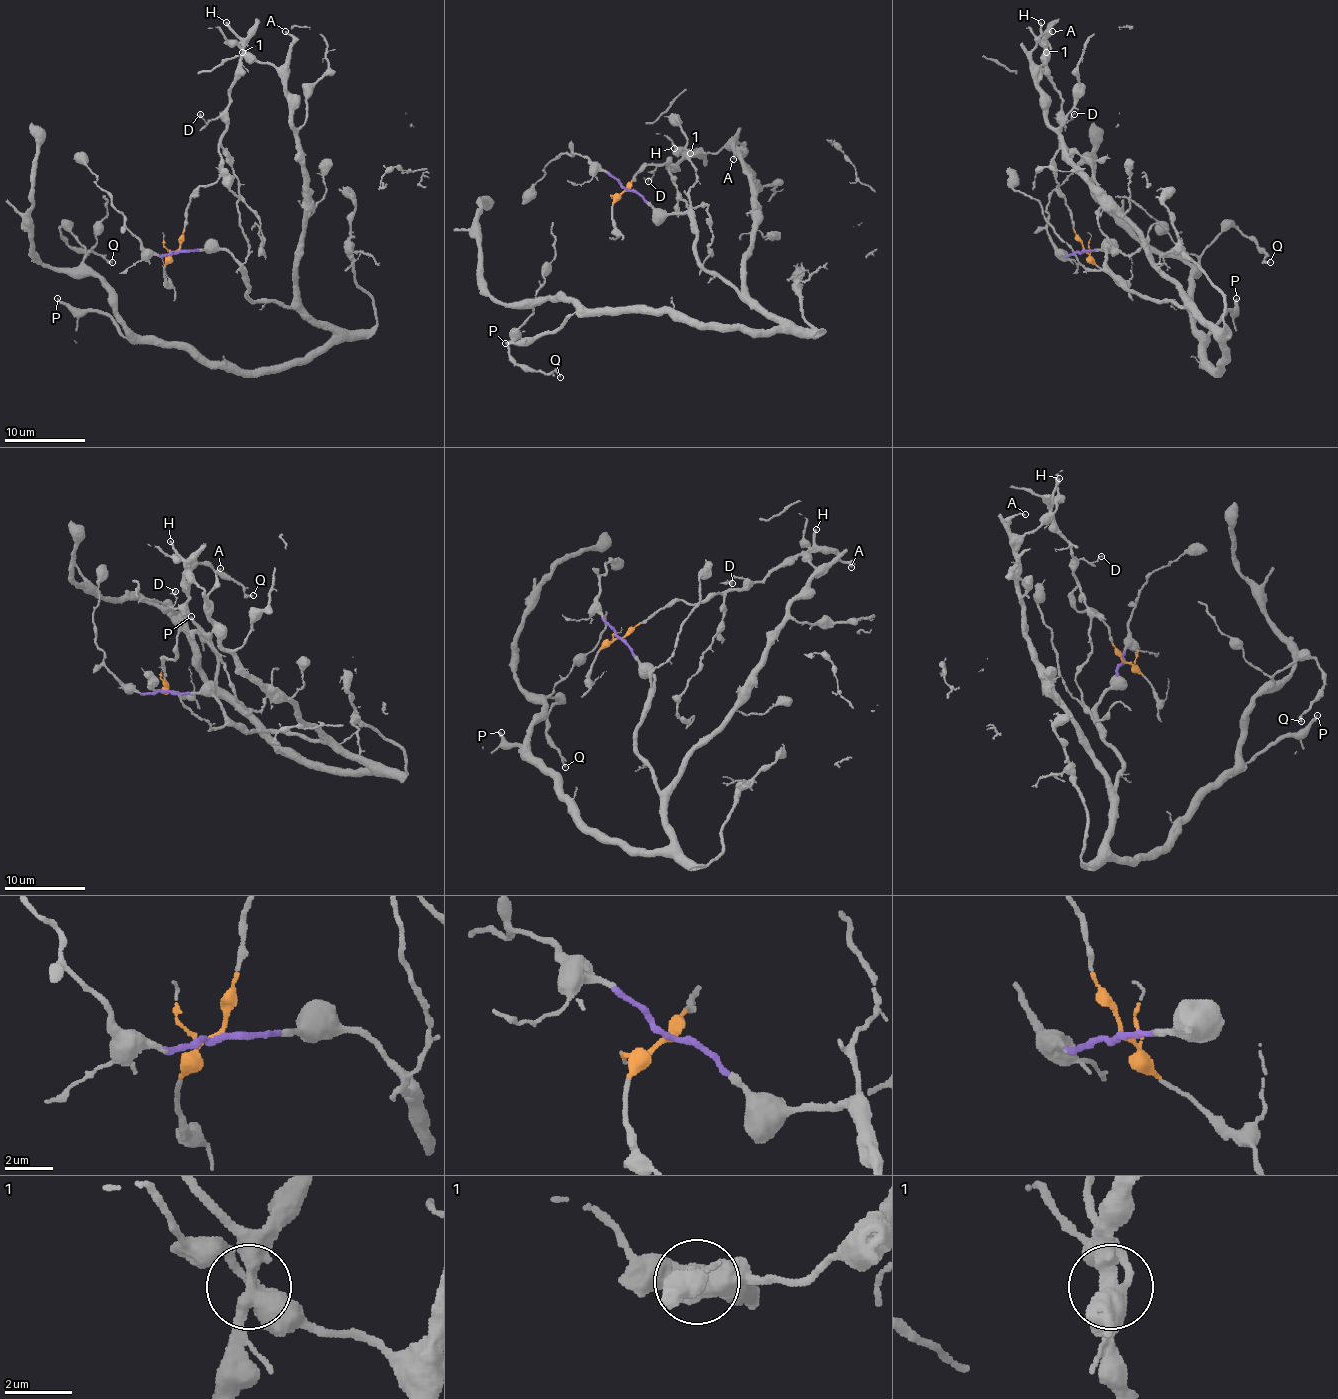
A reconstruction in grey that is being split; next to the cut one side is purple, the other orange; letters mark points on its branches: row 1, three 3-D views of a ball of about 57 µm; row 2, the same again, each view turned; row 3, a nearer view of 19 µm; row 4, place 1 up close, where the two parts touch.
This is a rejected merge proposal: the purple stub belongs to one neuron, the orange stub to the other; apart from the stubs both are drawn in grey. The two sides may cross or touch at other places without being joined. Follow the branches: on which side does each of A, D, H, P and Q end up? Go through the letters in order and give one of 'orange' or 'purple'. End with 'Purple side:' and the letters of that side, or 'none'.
A: purple
D: orange
H: orange
P: purple
Q: purple
Purple side: A, P, Q

